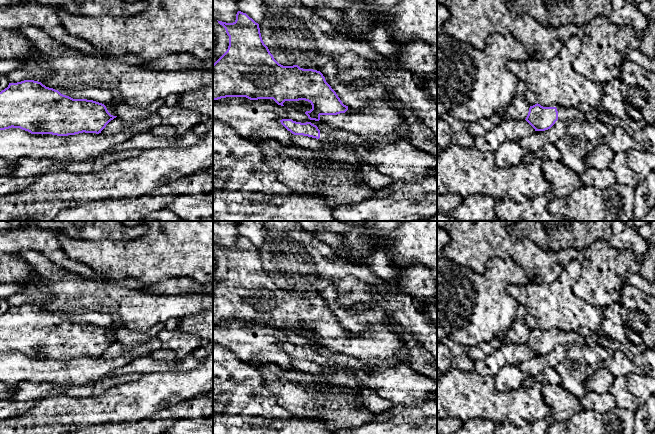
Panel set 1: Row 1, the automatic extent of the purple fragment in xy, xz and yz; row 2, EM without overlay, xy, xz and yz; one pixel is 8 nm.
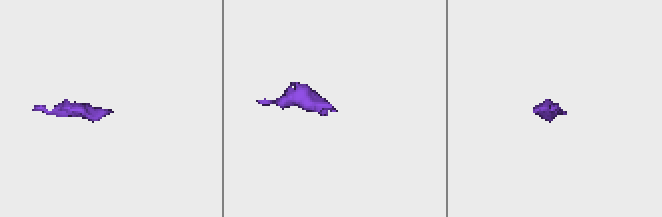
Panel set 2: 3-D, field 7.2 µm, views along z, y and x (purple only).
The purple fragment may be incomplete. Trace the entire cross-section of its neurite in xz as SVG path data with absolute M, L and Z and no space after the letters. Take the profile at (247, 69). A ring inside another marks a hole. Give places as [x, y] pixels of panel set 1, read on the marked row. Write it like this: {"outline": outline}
{"outline": "M238 11L233 23L218 23L229 36L229 46L213 64L213 101L226 97L246 97L250 100L273 99L278 105L284 106L285 101L305 100L312 105L312 109L305 114L315 121L319 121L321 115L337 115L348 110L320 71L279 64L264 44L259 24L246 13Z"}

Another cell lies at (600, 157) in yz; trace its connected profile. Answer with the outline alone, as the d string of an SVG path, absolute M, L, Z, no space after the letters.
M602 141L585 157L585 161L589 167L597 169L607 169L615 155L615 152L610 149Z

